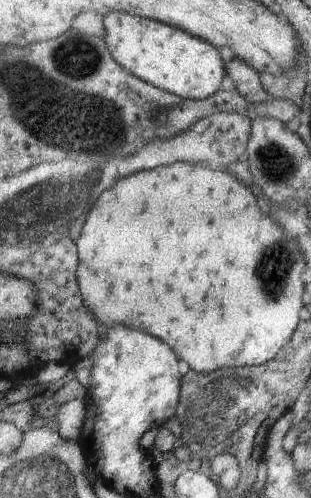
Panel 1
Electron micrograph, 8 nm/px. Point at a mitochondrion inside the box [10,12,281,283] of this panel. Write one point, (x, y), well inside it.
(81, 132)

